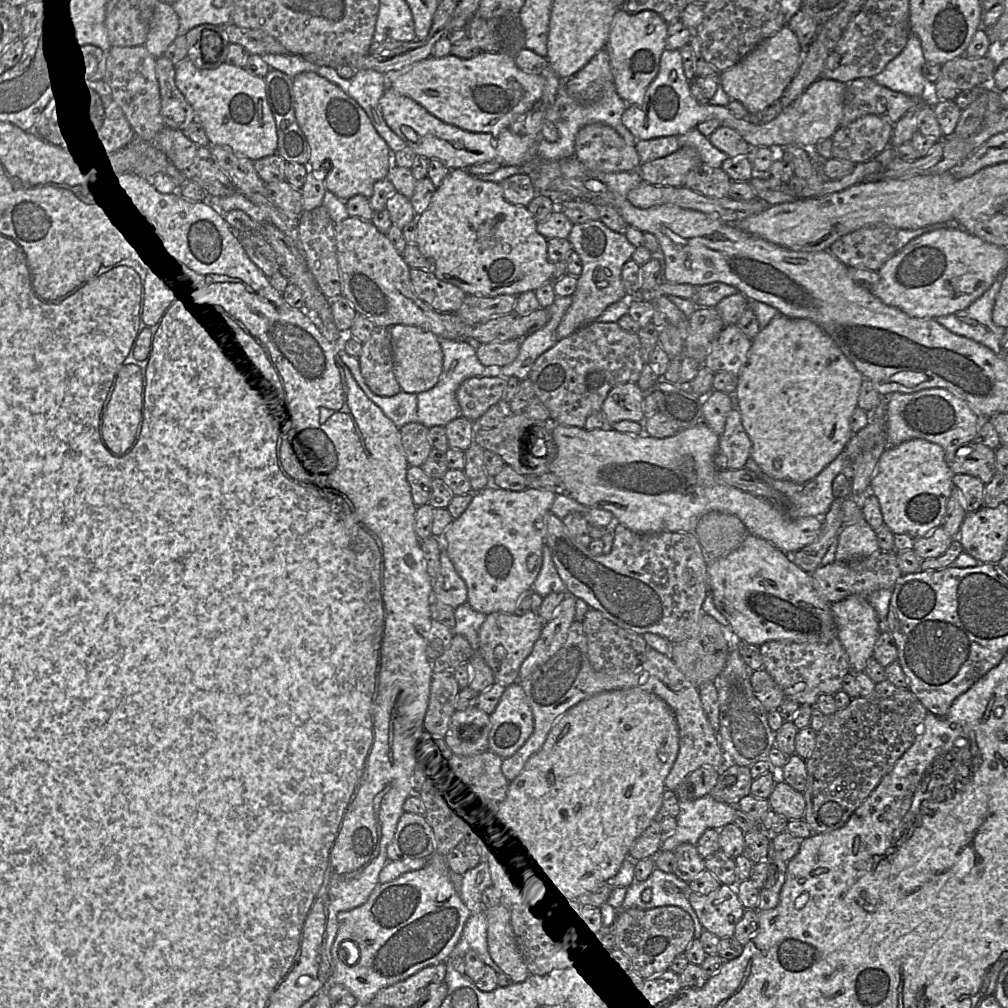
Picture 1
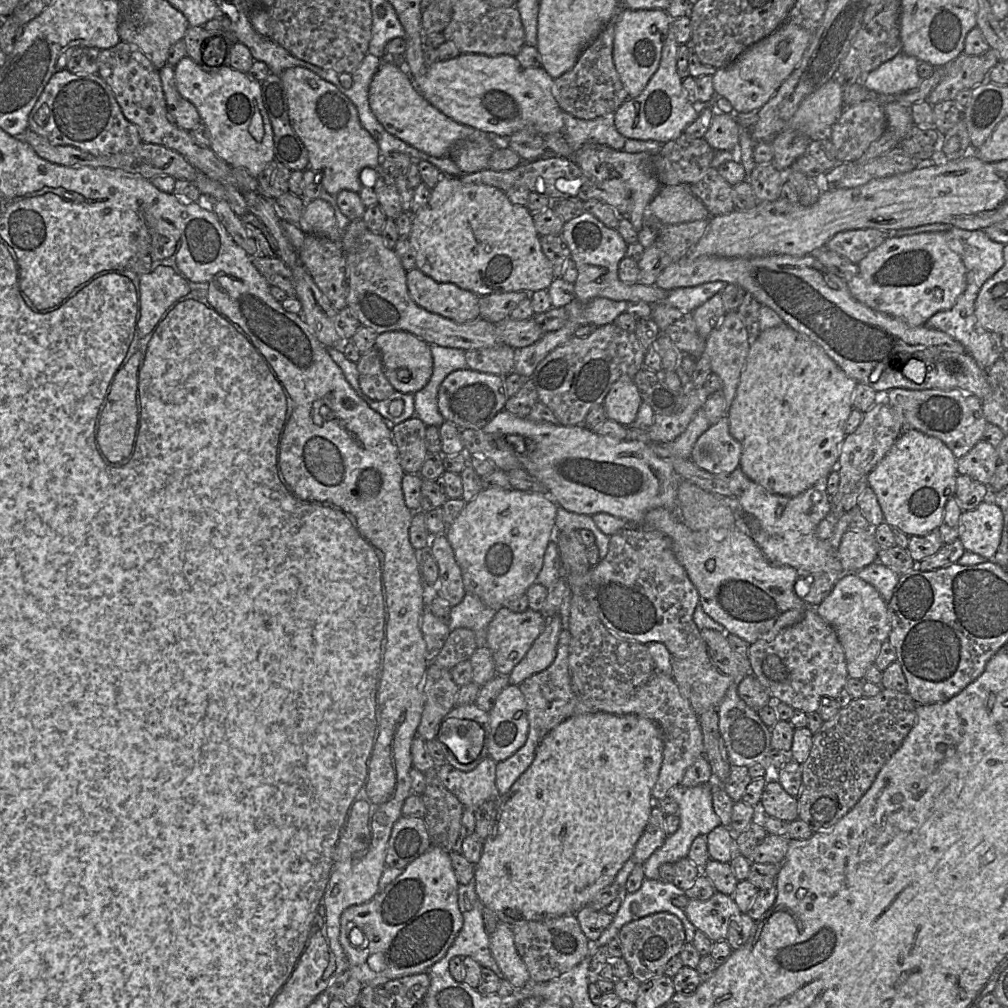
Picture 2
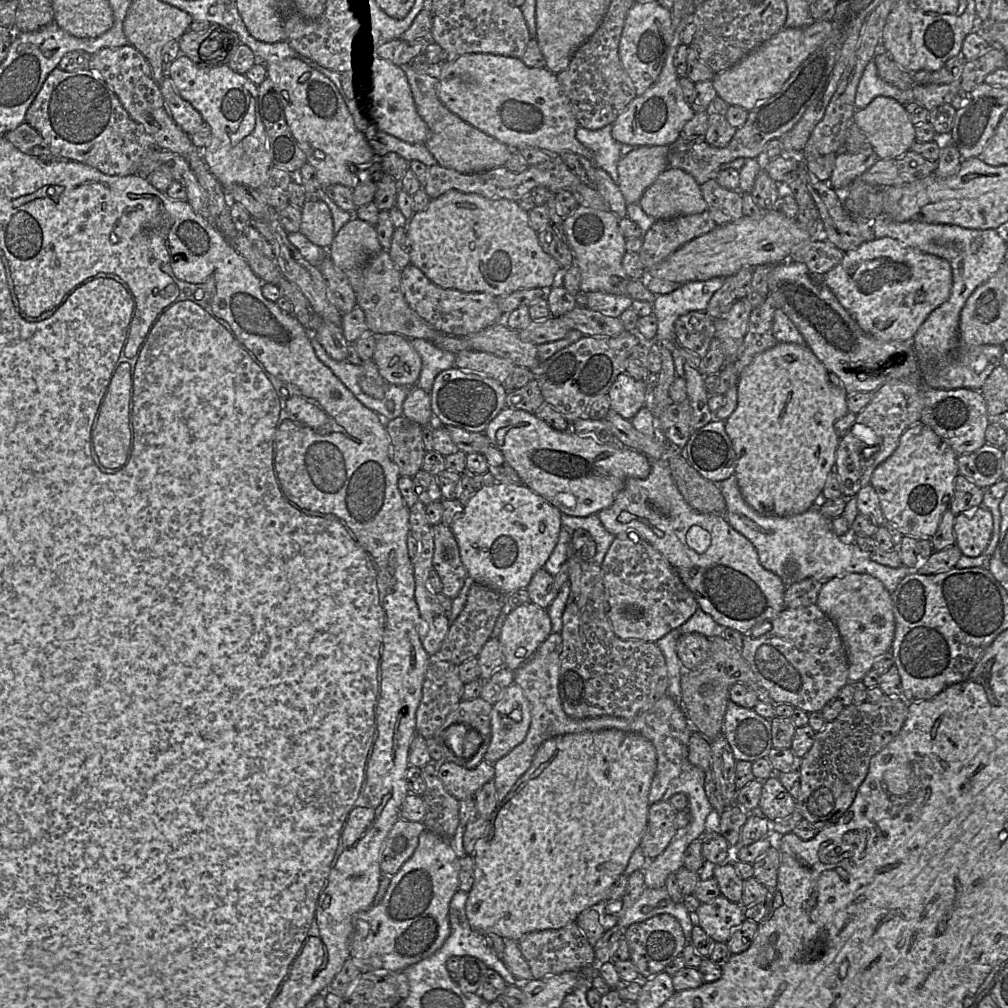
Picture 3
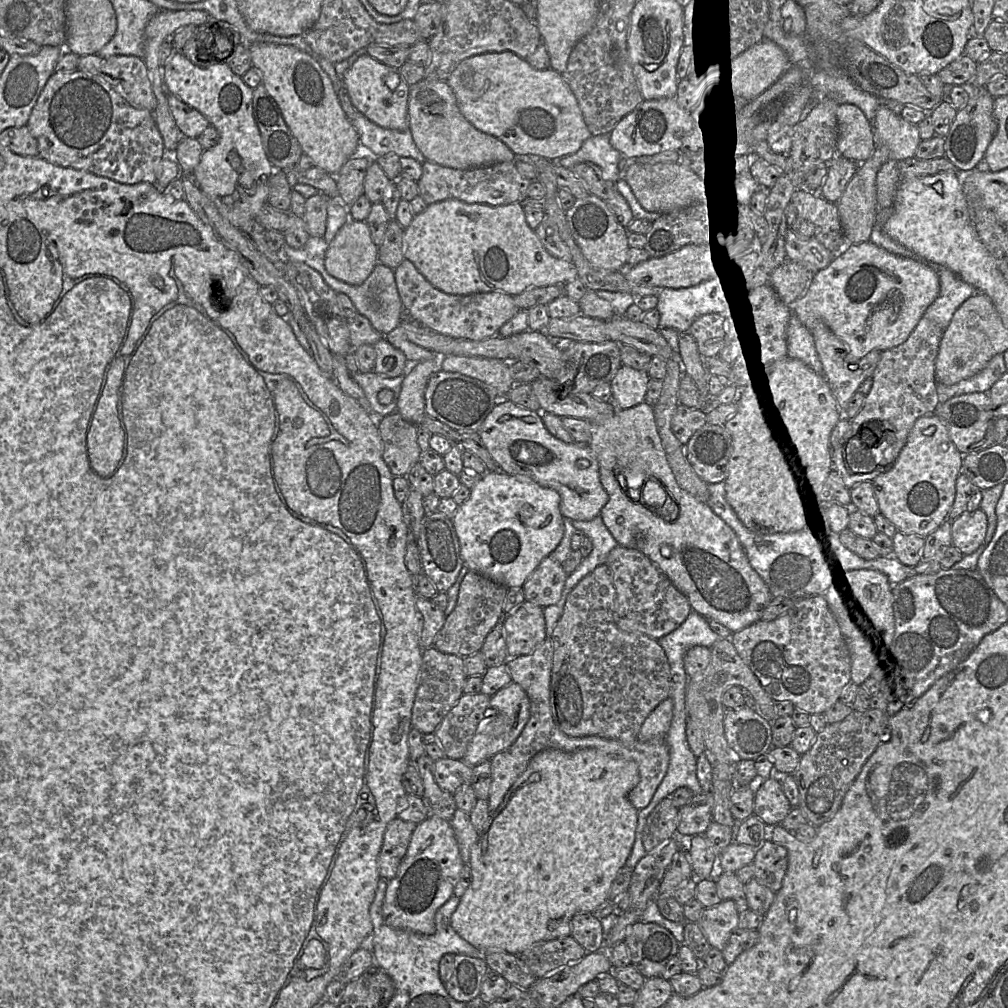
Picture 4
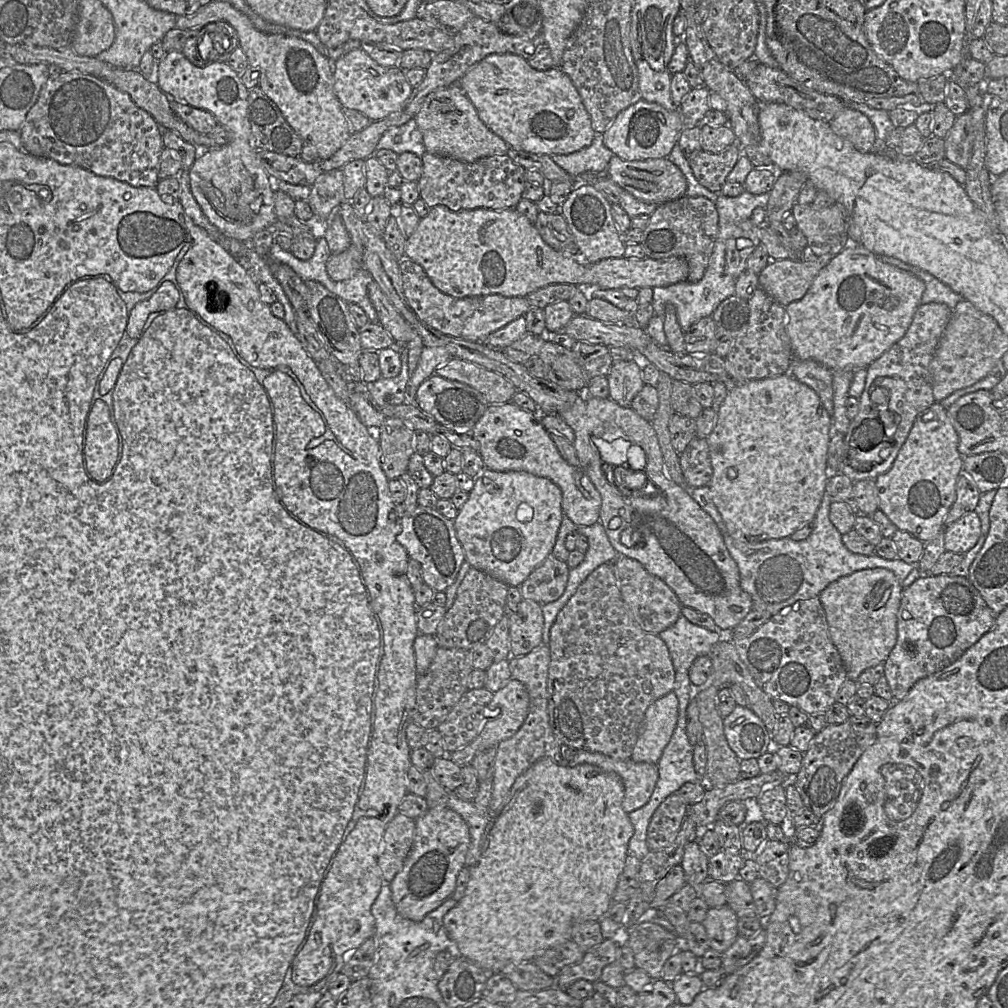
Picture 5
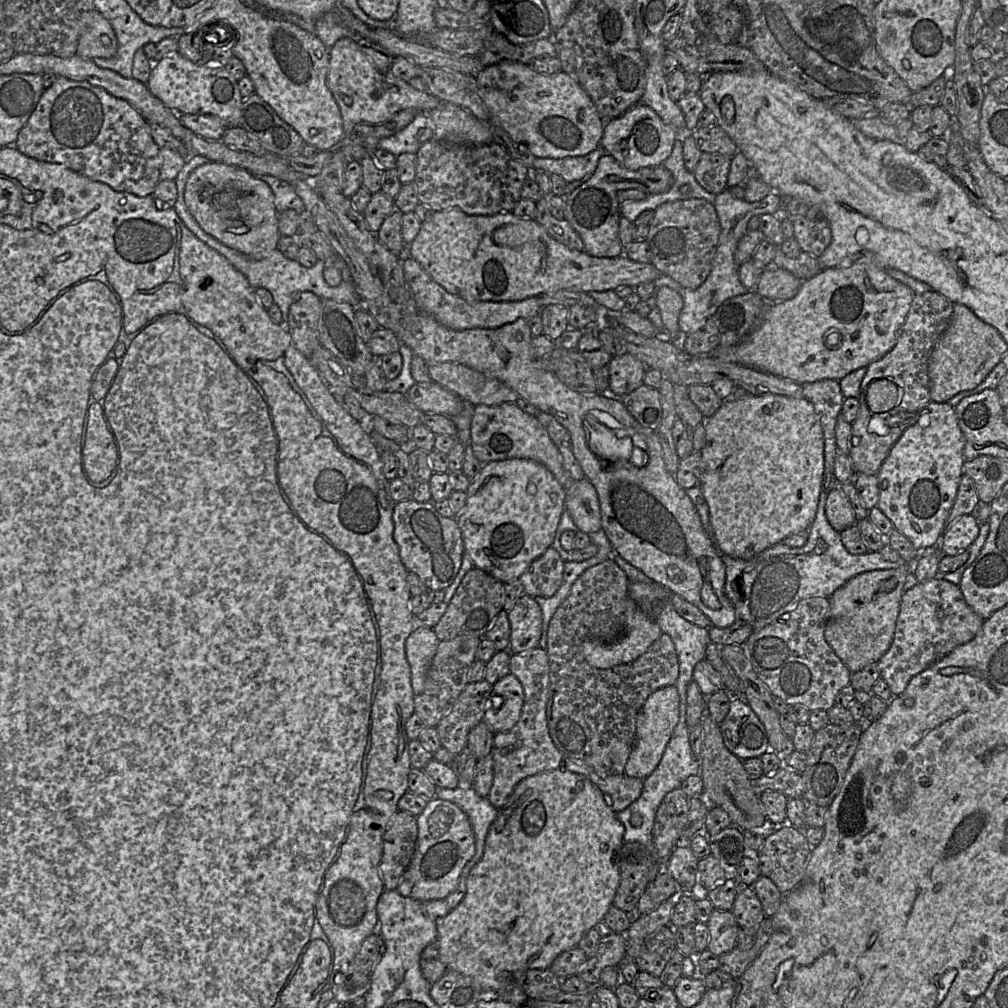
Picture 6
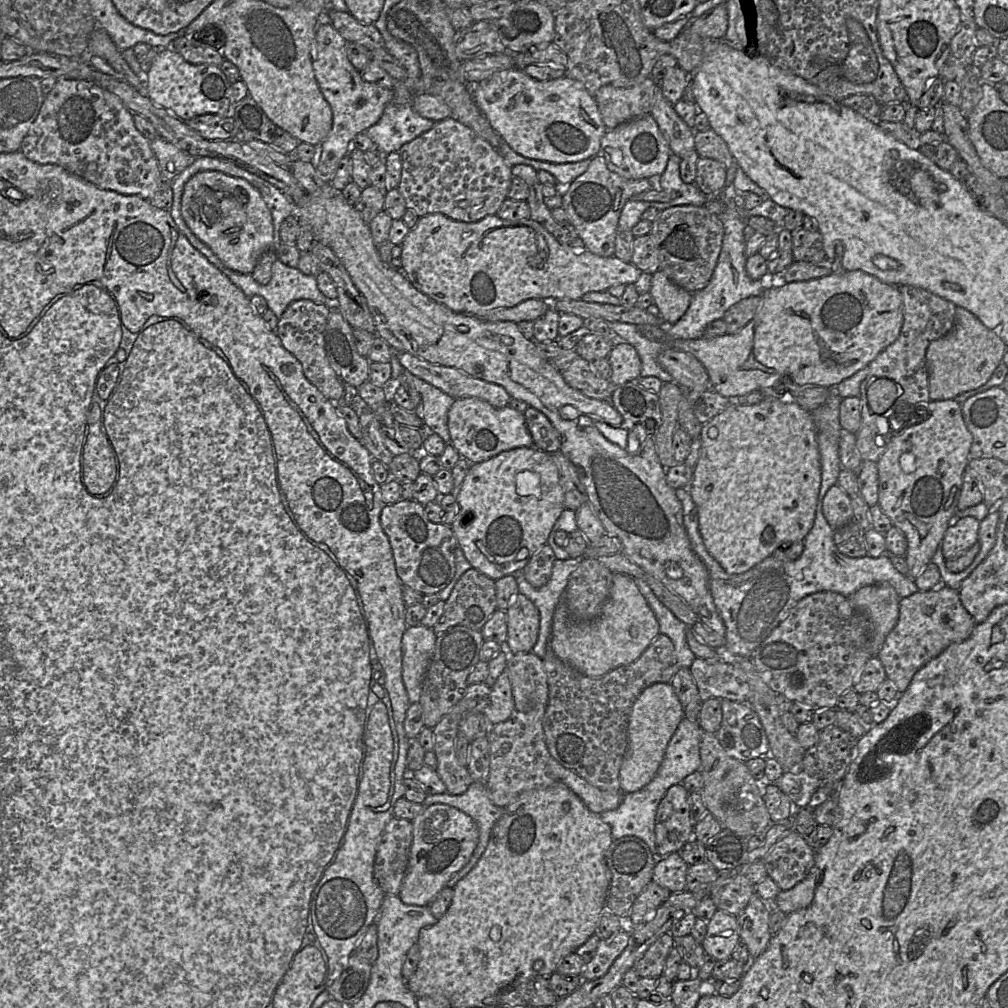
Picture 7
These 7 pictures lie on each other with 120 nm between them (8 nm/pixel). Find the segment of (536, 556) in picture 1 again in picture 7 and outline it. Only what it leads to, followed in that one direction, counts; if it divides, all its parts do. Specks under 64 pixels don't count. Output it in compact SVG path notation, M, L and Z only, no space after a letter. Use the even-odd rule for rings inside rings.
M533 446L503 451L483 462L470 464L463 483L457 490L459 511L450 527L458 547L462 549L471 566L496 581L522 571L530 558L547 544L554 524L565 509L563 489L552 455ZM522 548L528 549L528 557L518 560L517 554Z

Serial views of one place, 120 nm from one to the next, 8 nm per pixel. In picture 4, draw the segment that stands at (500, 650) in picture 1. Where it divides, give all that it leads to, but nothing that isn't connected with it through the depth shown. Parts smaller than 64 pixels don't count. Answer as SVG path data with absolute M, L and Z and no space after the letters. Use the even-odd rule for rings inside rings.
M524 601L503 621L508 658L530 654L546 638L544 609Z

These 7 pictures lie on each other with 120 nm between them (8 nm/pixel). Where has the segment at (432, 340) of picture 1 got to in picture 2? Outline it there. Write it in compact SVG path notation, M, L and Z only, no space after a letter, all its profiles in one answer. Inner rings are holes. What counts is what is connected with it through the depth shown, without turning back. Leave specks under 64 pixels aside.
M389 331L378 334L374 346L381 353L385 376L396 391L414 394L429 382L433 357L427 342L406 331Z

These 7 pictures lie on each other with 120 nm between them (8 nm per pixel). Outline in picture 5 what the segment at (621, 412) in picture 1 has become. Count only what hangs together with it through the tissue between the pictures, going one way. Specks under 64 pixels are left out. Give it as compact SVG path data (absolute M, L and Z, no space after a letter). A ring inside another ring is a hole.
M642 361L614 362L607 375L609 398L617 404L628 407L643 388Z

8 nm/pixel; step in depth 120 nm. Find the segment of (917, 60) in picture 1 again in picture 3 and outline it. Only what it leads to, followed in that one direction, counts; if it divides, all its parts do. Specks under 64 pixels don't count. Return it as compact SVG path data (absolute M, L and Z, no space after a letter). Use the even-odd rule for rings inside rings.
M872 60L865 68L857 87L855 96L856 110L865 109L878 96L894 98L904 106L913 101L913 92L911 90L901 90L880 78L876 64Z

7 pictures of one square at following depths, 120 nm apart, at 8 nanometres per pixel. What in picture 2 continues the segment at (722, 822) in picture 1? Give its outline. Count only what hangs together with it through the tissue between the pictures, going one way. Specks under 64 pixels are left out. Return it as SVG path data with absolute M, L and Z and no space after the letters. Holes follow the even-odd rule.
M704 783L695 787L685 787L678 784L668 791L667 796L673 798L678 804L680 825L678 830L669 835L664 844L642 864L644 876L647 879L660 880L659 868L662 864L674 864L680 859L687 857L696 837L708 835L714 828L721 825L721 820L713 808L712 783Z

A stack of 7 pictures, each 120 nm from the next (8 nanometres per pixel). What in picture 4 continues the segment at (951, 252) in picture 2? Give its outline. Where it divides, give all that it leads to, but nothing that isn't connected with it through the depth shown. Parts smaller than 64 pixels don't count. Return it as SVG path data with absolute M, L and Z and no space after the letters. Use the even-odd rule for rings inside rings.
M868 241L852 244L845 253L835 255L825 269L814 274L805 296L788 307L807 329L816 321L822 321L849 346L854 357L862 358L872 350L885 351L905 342L939 291L939 277L934 270L913 259L892 254Z

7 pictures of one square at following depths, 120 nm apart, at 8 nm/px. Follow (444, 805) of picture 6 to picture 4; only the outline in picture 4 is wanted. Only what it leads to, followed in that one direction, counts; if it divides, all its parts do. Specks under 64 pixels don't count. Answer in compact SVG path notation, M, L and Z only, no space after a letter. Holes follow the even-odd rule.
M427 817L416 825L398 871L388 881L382 906L385 923L393 928L423 935L435 933L435 914L453 895L464 862L449 821Z

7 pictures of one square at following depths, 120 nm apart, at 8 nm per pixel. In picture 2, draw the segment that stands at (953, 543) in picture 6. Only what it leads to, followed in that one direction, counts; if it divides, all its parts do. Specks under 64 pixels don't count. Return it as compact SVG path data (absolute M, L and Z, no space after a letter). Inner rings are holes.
M991 499L973 510L963 511L959 519L959 539L965 550L993 559L1001 542L1003 522L1001 508Z

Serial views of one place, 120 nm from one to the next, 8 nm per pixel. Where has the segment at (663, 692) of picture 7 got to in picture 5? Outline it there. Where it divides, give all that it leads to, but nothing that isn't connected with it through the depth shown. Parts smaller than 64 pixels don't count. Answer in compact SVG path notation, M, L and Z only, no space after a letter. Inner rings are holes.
M674 691L654 701L646 710L631 759L657 764L678 721L678 698Z

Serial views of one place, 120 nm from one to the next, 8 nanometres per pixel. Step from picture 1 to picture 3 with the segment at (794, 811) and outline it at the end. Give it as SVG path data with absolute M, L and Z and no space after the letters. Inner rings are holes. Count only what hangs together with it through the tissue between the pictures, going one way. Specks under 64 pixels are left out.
M777 774L763 781L757 812L773 823L787 818L794 811L796 811L796 801L782 785Z

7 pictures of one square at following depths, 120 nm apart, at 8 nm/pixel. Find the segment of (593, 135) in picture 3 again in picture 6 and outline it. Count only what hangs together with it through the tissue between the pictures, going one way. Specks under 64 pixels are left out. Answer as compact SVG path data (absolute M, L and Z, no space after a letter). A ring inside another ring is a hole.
M602 146L583 156L572 156L562 159L535 158L531 171L541 171L548 174L558 174L567 183L578 181L585 176L591 176L599 159L608 154Z

